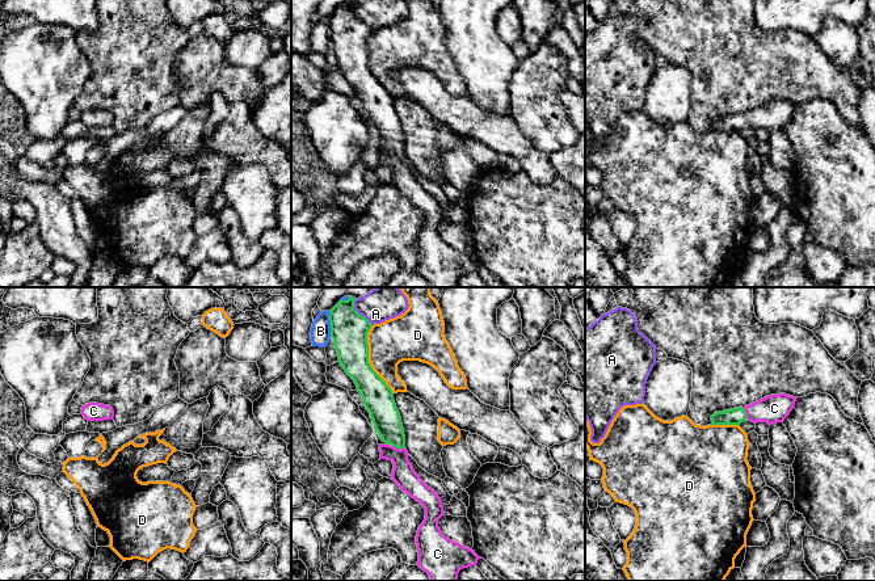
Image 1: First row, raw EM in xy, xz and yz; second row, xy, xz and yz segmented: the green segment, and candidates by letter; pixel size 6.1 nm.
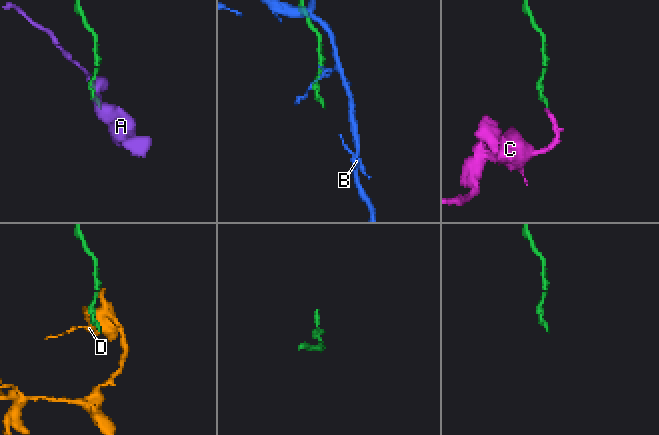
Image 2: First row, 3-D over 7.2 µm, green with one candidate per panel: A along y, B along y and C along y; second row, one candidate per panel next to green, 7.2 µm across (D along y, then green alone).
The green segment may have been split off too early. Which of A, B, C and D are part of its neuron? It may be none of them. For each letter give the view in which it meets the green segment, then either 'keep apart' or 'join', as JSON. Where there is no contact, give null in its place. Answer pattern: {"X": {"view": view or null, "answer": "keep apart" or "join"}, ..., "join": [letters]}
{"A": {"view": "xz", "answer": "keep apart"}, "B": {"view": "xz", "answer": "keep apart"}, "C": {"view": "xz", "answer": "join"}, "D": {"view": "xz", "answer": "keep apart"}, "join": ["C"]}

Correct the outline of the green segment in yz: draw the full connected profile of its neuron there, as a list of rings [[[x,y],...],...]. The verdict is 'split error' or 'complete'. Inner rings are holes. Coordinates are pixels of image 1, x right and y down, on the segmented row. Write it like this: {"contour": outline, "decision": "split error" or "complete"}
{"contour": [[[786,393],[770,395],[744,408],[716,412],[711,416],[711,421],[712,425],[740,425],[746,420],[754,424],[762,421],[769,425],[783,422],[792,411],[796,399]]], "decision": "split error"}

